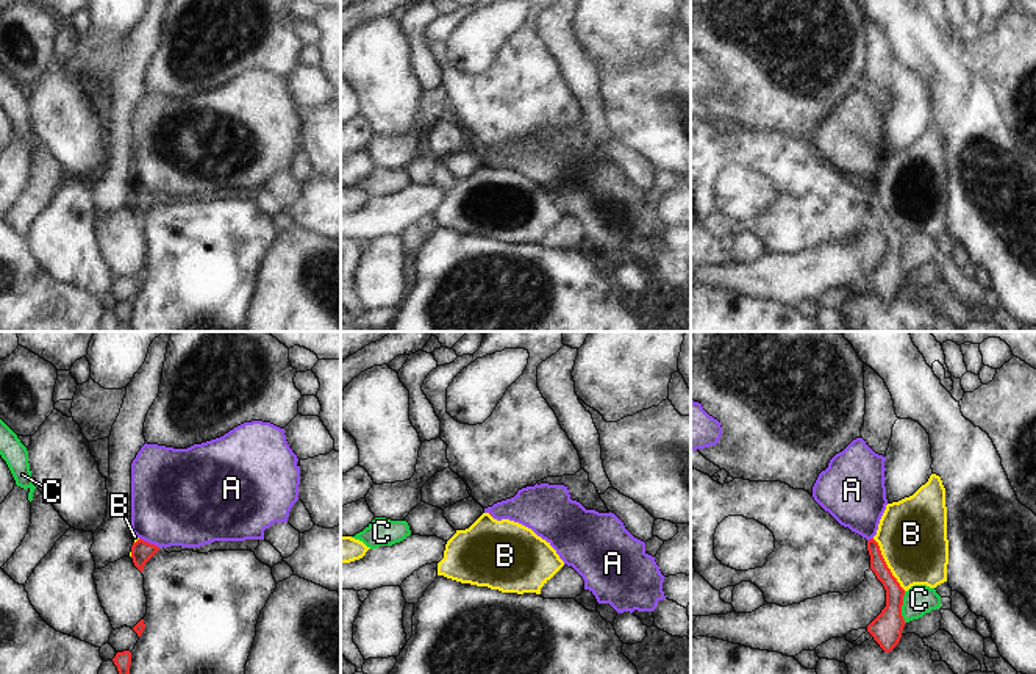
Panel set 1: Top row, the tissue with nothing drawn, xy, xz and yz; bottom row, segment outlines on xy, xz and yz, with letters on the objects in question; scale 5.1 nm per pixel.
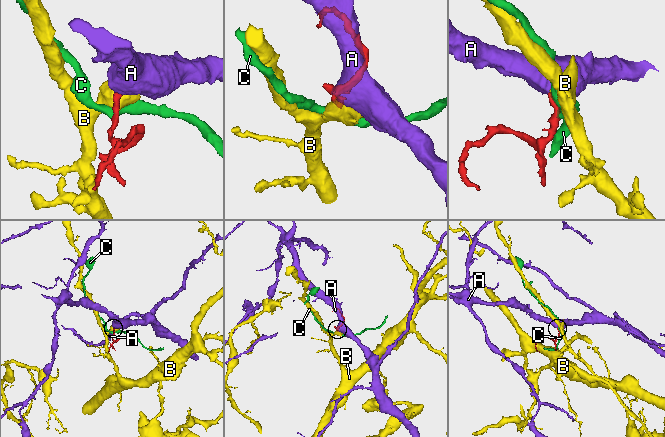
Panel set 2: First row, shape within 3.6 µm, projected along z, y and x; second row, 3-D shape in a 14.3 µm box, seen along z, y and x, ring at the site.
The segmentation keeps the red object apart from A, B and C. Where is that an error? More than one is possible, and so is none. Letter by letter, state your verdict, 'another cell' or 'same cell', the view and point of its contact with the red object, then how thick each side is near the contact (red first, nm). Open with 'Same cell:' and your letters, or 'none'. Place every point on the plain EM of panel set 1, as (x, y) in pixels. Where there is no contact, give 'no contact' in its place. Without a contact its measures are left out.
Same cell: A
A: same cell; contact xy (149, 193); calibres 110 and 440 nm
B: another cell; contact yz (886, 215); calibres 100 and 360 nm
C: another cell; contact yz (900, 257); calibres 160 and 160 nm

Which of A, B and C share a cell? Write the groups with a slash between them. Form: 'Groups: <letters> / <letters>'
Groups: A / B / C

